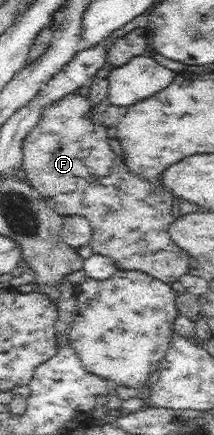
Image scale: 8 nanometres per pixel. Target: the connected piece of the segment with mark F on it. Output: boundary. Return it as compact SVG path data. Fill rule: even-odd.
M75 93L67 94L45 107L37 125L23 141L22 169L26 173L26 181L46 201L52 213L86 217L92 227L90 247L93 253L110 257L118 270L139 270L168 284L178 281L189 273L191 256L172 240L168 232L176 220L171 210L176 199L163 185L129 173L124 158L111 150L108 127L93 122L91 111L94 107L88 94Z

